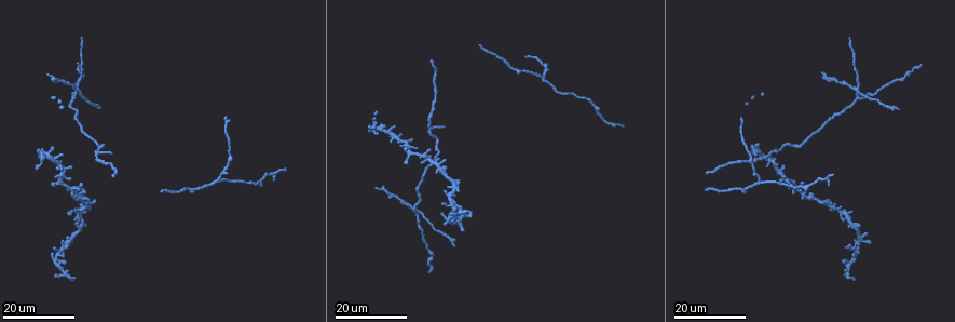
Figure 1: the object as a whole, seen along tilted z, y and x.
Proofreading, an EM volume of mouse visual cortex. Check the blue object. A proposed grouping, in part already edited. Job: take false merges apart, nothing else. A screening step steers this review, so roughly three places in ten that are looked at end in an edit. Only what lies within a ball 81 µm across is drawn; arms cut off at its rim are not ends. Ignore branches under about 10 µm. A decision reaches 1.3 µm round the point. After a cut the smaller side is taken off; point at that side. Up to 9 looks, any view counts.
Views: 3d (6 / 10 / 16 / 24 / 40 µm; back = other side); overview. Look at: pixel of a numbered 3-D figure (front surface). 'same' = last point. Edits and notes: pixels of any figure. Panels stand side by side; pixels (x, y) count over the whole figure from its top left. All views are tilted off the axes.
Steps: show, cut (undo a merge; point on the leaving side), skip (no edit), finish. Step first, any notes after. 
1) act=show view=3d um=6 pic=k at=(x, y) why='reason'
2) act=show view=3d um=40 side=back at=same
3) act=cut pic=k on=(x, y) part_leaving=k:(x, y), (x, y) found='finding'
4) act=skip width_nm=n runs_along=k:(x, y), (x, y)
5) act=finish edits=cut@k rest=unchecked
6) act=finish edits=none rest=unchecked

act=show view=3d um=16 pic=1 at=(438, 152) why='sudden change in width'

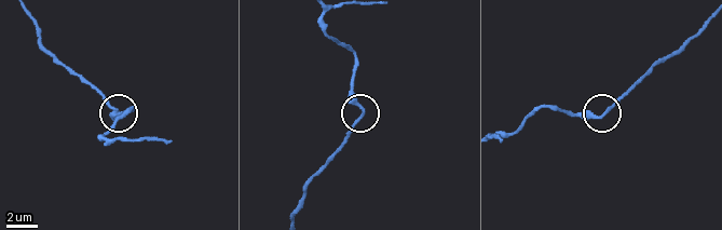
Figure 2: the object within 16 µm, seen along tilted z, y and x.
act=show view=3d um=6 pic=2 at=(604, 113) why='closer look'

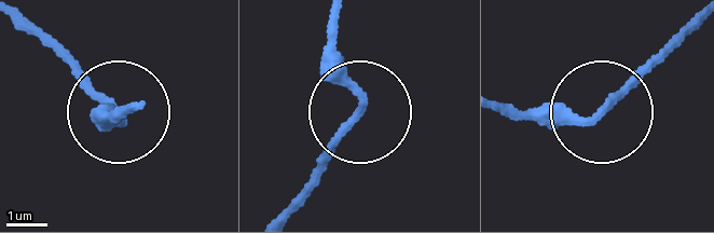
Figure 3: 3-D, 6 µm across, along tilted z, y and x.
act=skip width_nm=230 runs_along=3:(333, 13), (337, 65), (358, 117), (296, 194) found='all the same neuron'

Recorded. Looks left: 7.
act=show view=3d um=24 pic=1 at=(777, 168)

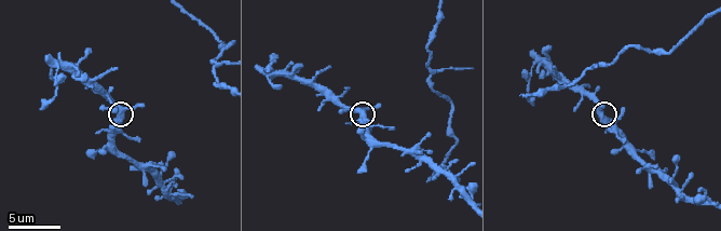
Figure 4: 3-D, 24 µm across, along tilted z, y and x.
act=show view=3d um=10 pic=4 at=(599, 111)

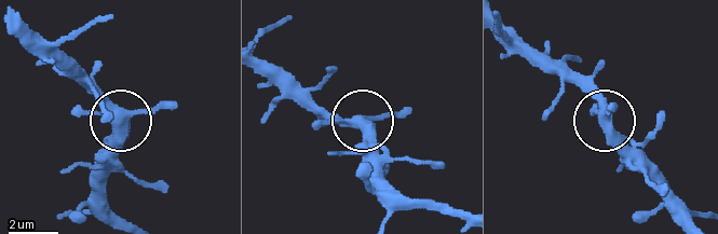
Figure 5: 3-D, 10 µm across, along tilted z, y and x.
act=skip width_nm=390 found='continuous, no second neuron'

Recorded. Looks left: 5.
act=show view=3d um=24 pic=1 at=(855, 90) why='looks like a crossing'

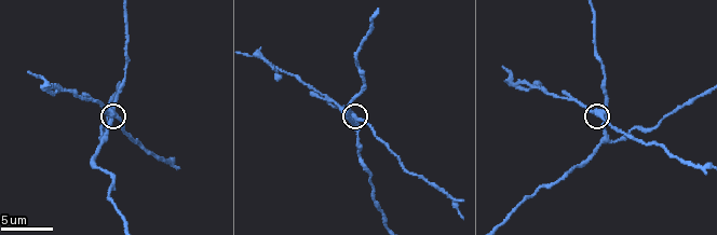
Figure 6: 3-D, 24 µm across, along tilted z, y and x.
act=show view=3d um=6 pic=6 at=(603, 110) why='closer look'

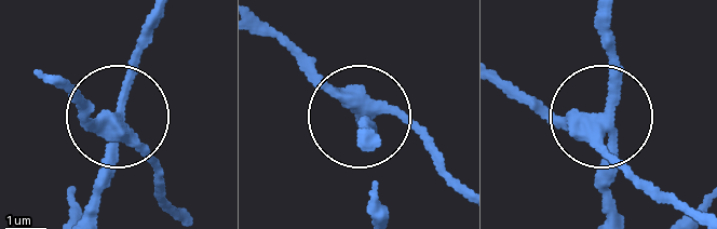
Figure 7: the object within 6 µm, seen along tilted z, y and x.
act=cut pic=7 on=(88, 125) arms=4 found='a second neuron is stuck on'

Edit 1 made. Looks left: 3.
act=show view=3d um=24 pic=1 at=(903, 77) why='a narrow waist'

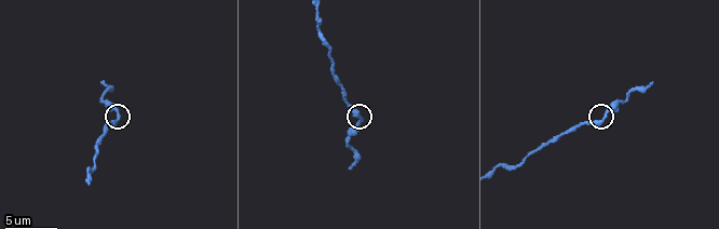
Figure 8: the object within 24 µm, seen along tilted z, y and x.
act=show view=3d um=6 pic=8 at=(603, 116)

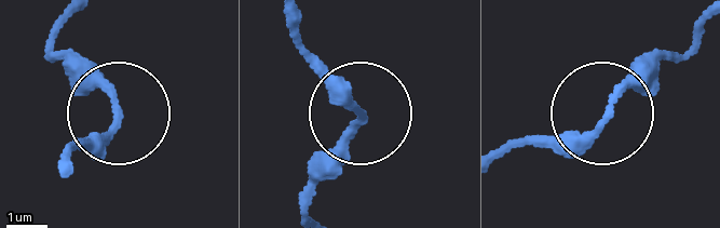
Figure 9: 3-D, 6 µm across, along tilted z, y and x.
act=skip width_nm=200 runs_along=9:(507, 152), (572, 139), (655, 49) found='all the same neuron'

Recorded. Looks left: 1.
act=finish edits=cut@7 rest=unchecked

